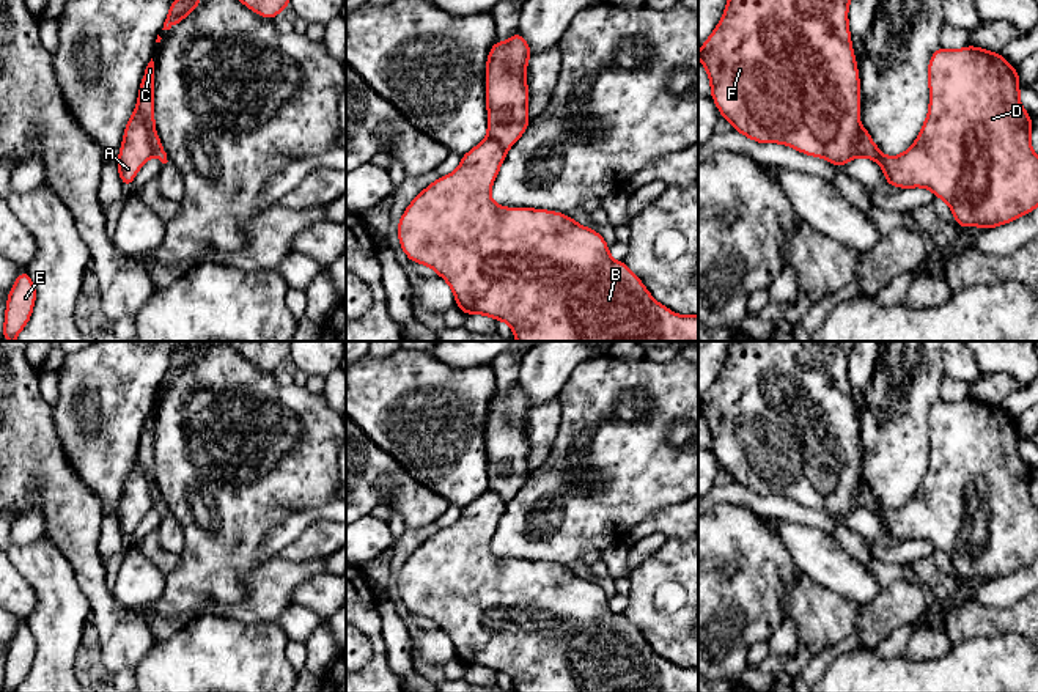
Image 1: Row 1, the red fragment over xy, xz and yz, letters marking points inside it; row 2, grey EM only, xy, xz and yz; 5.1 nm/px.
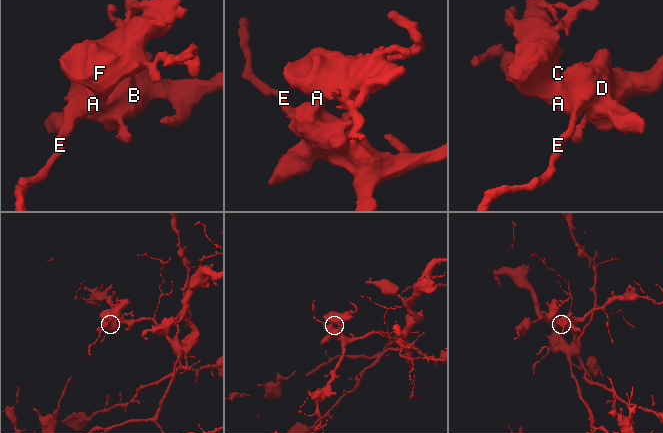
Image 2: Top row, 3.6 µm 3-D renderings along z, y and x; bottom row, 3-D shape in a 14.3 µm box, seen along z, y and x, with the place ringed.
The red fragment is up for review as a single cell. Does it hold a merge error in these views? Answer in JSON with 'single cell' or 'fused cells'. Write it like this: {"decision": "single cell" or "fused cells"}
{"decision": "fused cells"}

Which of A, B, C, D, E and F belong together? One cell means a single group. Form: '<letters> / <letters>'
A B D E / C F

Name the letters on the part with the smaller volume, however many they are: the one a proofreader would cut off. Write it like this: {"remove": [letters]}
{"remove": ["C", "F"]}

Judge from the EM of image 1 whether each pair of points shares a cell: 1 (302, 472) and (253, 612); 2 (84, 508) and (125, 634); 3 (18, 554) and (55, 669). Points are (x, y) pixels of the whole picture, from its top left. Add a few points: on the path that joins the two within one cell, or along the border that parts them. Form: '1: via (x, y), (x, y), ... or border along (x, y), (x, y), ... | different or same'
1: border along (258, 563), (247, 579), (249, 593), (244, 598) | different
2: via (84, 540), (84, 557), (103, 603) | same
3: via (46, 582), (55, 592), (55, 640) | same

